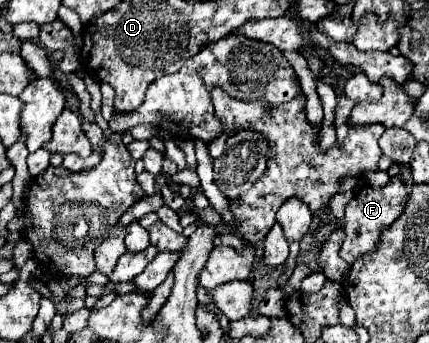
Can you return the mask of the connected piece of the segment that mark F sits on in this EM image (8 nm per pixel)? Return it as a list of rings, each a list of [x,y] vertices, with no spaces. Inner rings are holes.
[[[390,179],[390,183],[382,189],[360,189],[356,193],[356,197],[346,205],[346,215],[344,215],[344,227],[346,227],[346,239],[340,247],[340,255],[342,259],[346,259],[346,263],[354,263],[354,259],[366,255],[368,251],[372,251],[378,243],[380,243],[380,233],[394,223],[394,219],[398,219],[398,215],[404,211],[406,205],[406,185],[400,183],[400,179]]]

